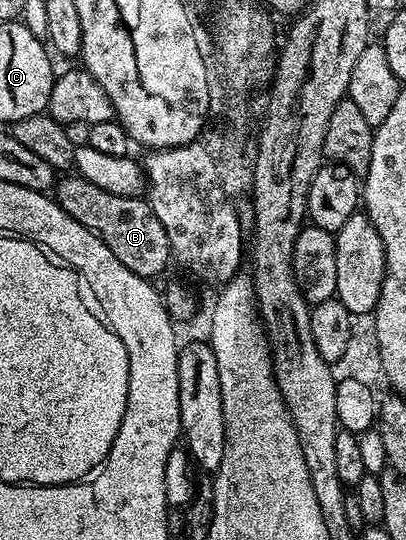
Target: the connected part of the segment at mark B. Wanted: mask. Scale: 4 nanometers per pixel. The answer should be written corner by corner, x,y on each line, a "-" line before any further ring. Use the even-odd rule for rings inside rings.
65,175
56,182
55,200
75,223
83,223
107,247
111,247
111,255
123,263
135,275
146,279
157,279
157,276
171,264
171,250
167,231
163,231
163,223
155,219
155,211
151,211
148,200
141,197
124,197
111,195
111,191
103,191
103,187
95,187
95,183
87,183
87,179
76,175

